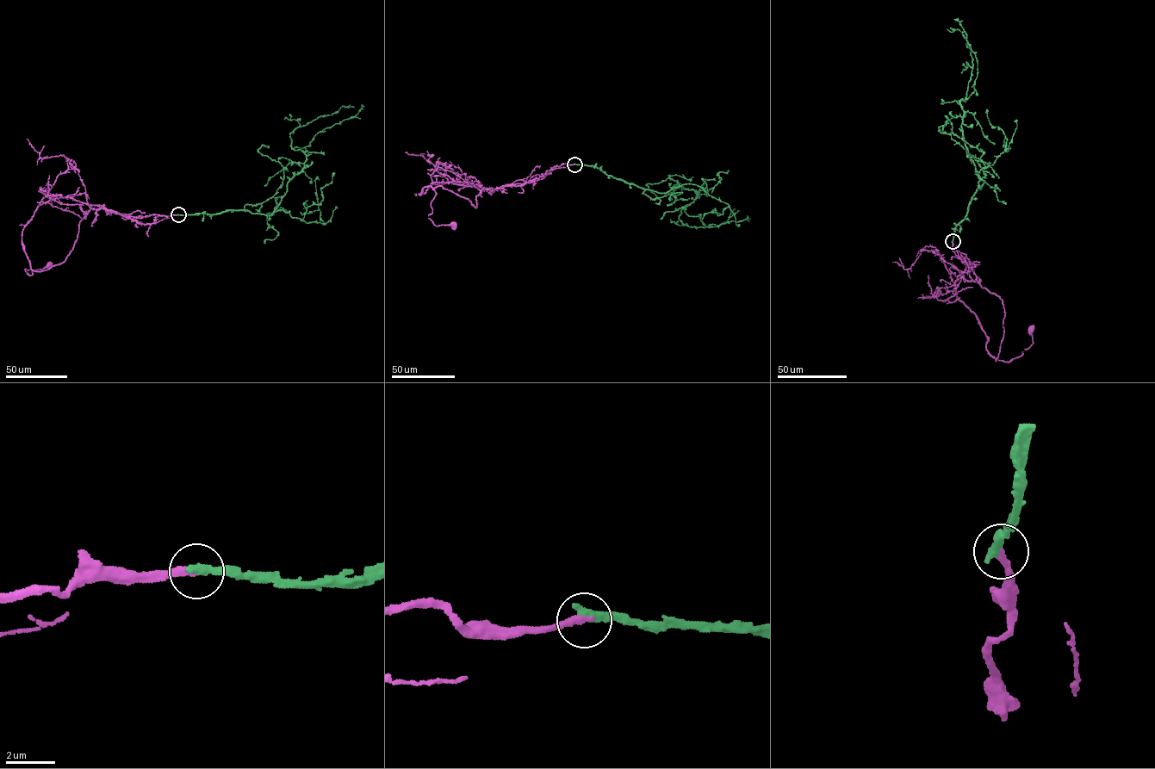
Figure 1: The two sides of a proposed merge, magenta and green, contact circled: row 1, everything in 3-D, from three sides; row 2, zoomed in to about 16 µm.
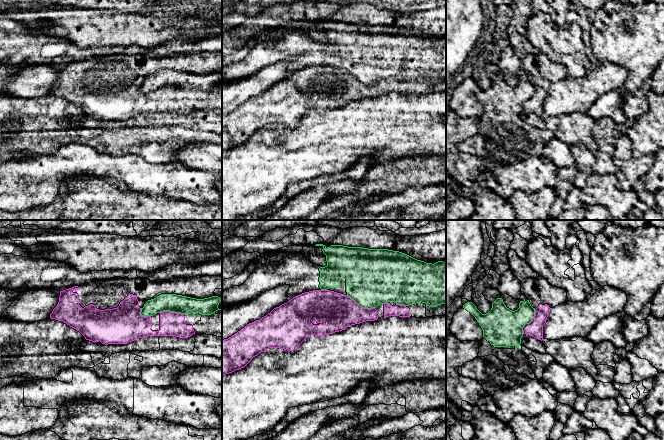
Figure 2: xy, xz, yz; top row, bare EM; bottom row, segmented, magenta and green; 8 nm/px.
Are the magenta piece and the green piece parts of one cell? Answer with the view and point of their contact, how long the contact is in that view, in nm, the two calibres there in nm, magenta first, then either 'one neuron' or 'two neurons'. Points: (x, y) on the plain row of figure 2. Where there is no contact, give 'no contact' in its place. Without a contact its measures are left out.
xz (359, 81) | 260 nm | 300/440 nm | two neurons

